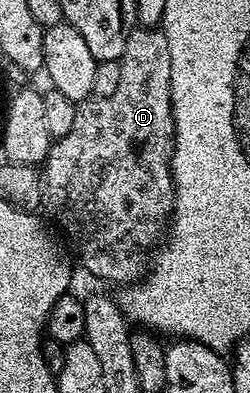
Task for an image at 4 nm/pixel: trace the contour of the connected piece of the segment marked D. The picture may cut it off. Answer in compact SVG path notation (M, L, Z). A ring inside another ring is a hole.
M137 26L132 29L127 38L127 46L123 50L120 58L121 74L119 86L115 89L115 94L107 98L93 96L88 100L82 100L77 104L75 110L75 123L71 126L71 131L63 134L63 138L53 140L49 146L49 155L43 161L43 208L53 215L53 220L61 224L63 231L69 235L69 240L73 243L73 248L77 251L77 256L81 259L81 264L93 276L98 276L101 280L110 280L113 284L128 286L138 279L146 271L147 256L145 260L144 252L156 245L162 239L166 231L166 221L170 219L173 211L173 171L170 162L173 161L173 99L171 98L171 50L167 46L167 38L164 31L157 28L145 28Z

